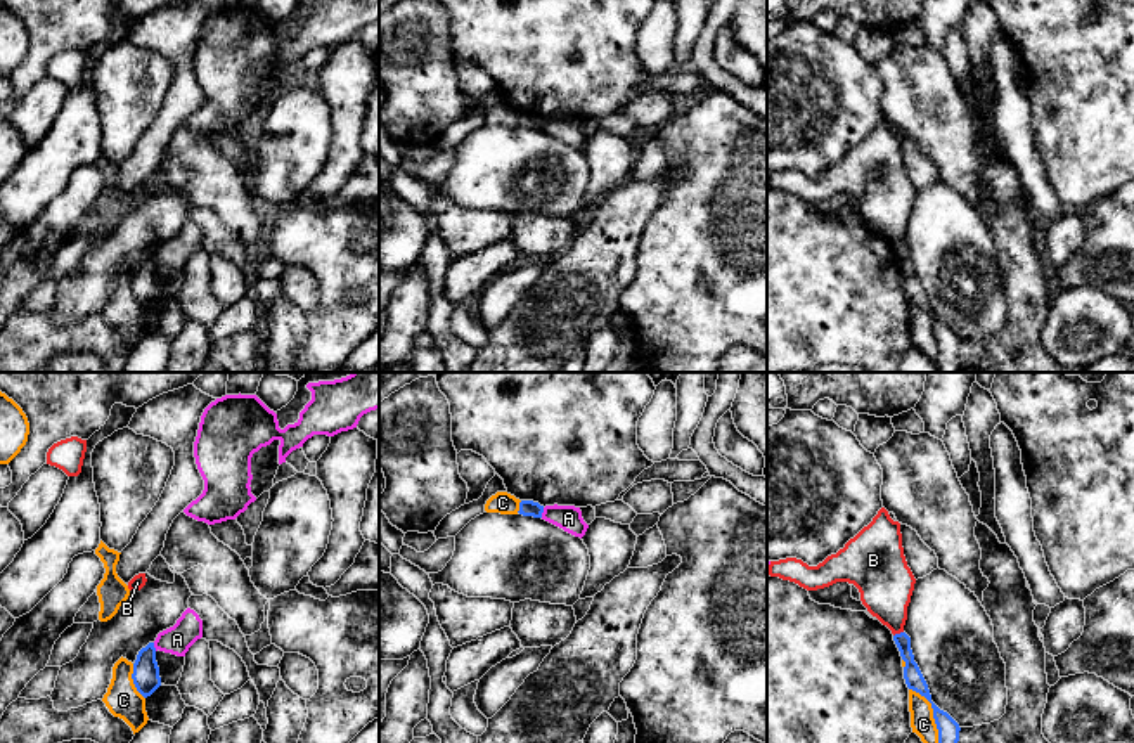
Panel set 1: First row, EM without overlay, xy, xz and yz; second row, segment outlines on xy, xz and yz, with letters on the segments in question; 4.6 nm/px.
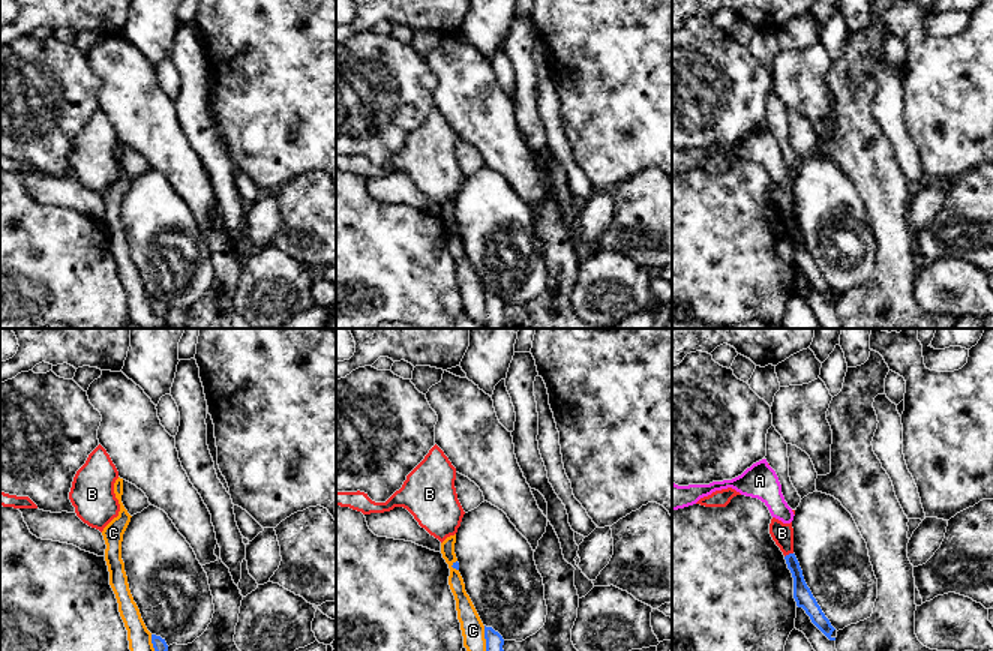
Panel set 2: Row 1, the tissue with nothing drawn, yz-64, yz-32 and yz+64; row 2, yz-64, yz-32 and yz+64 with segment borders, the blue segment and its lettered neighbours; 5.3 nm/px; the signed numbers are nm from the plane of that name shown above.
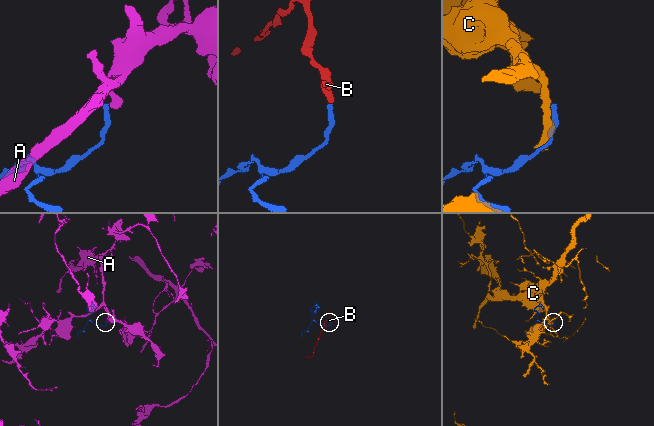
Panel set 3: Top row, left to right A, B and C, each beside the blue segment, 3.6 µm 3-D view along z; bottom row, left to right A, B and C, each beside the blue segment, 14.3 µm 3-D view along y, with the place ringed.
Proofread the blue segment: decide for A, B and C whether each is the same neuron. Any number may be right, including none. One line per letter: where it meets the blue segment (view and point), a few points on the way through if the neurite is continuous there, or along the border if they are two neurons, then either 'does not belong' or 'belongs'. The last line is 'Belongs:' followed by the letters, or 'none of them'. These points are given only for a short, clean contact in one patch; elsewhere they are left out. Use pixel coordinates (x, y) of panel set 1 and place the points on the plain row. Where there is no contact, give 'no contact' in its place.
A: contact xz (542, 123); border xz (544, 120), (541, 129); does not belong
B: contact yz (897, 246); way yz (913, 288), (904, 255), (897, 246), (885, 194); belongs
C: contact yz (934, 328); does not belong
Belongs: B

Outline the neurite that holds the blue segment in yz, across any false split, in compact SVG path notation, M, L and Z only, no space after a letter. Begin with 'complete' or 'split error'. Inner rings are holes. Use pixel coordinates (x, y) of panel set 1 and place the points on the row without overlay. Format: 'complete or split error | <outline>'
split error | M885 120L843 161L817 178L786 170L770 173L769 187L795 194L807 203L824 201L836 194L854 196L867 223L892 242L905 274L907 300L931 315L940 372L961 372L957 357L961 339L931 313L928 296L914 274L911 249L904 244L916 191L904 168L900 135L893 133Z

